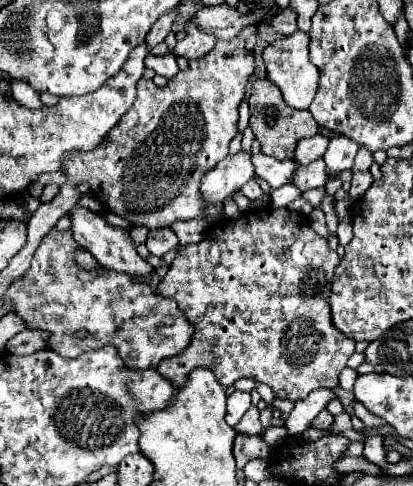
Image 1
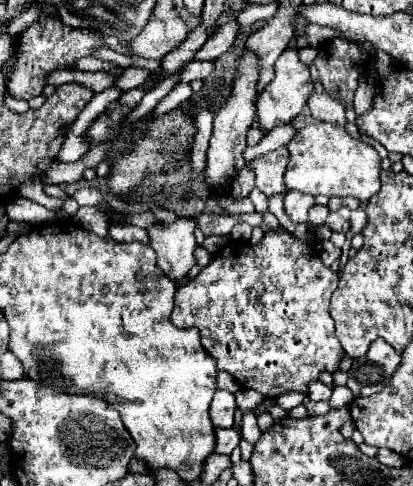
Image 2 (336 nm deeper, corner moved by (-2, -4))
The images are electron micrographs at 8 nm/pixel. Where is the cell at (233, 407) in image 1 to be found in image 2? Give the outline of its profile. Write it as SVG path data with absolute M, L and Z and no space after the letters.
M217 390L211 402L211 420L217 428L233 428L233 416L237 410L235 396L227 390Z

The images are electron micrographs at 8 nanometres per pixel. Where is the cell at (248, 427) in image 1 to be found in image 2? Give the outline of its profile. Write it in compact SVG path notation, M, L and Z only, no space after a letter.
M217 428L215 434L217 434L217 448L215 448L217 454L231 454L233 448L235 448L235 446L239 444L239 440L241 440L239 430L235 430L235 428L229 428L229 430Z

